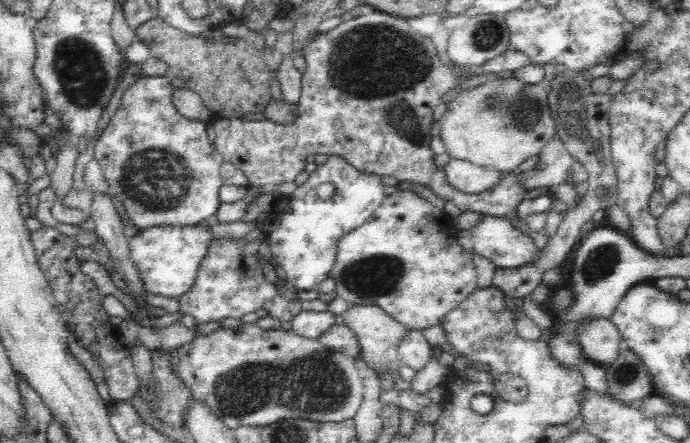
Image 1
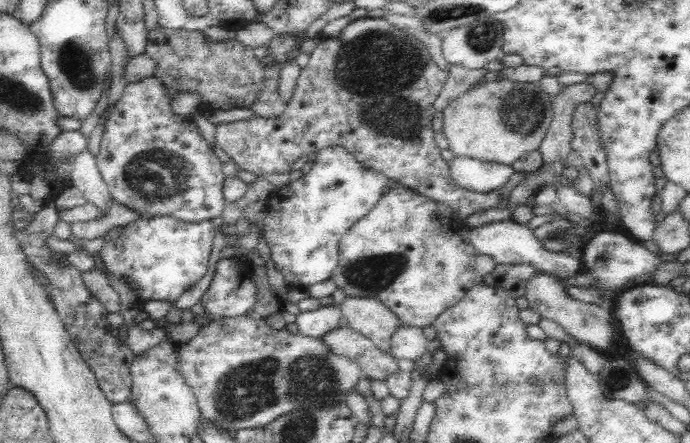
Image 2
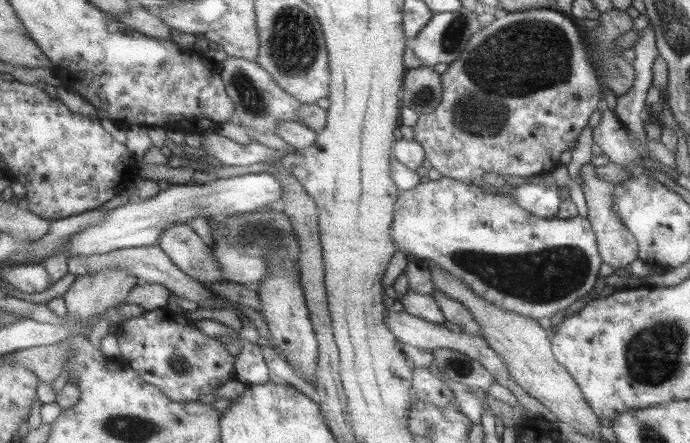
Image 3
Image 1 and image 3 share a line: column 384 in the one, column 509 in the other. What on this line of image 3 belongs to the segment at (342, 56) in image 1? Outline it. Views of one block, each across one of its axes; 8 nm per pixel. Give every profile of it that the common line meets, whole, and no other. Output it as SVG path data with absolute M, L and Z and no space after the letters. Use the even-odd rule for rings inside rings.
M527 10L527 12L513 12L495 18L487 26L482 26L467 41L465 48L459 56L448 64L447 69L440 74L440 84L442 85L442 98L439 105L433 111L418 115L418 119L413 126L415 141L424 150L425 163L429 168L434 168L442 177L451 177L455 180L470 182L473 178L480 178L482 173L503 174L505 176L538 176L553 171L558 165L559 154L569 150L569 142L573 142L579 136L582 128L587 124L589 116L600 110L602 107L603 85L599 81L599 72L592 65L590 56L586 51L586 46L582 40L582 28L573 22L571 16L567 16L556 10Z

